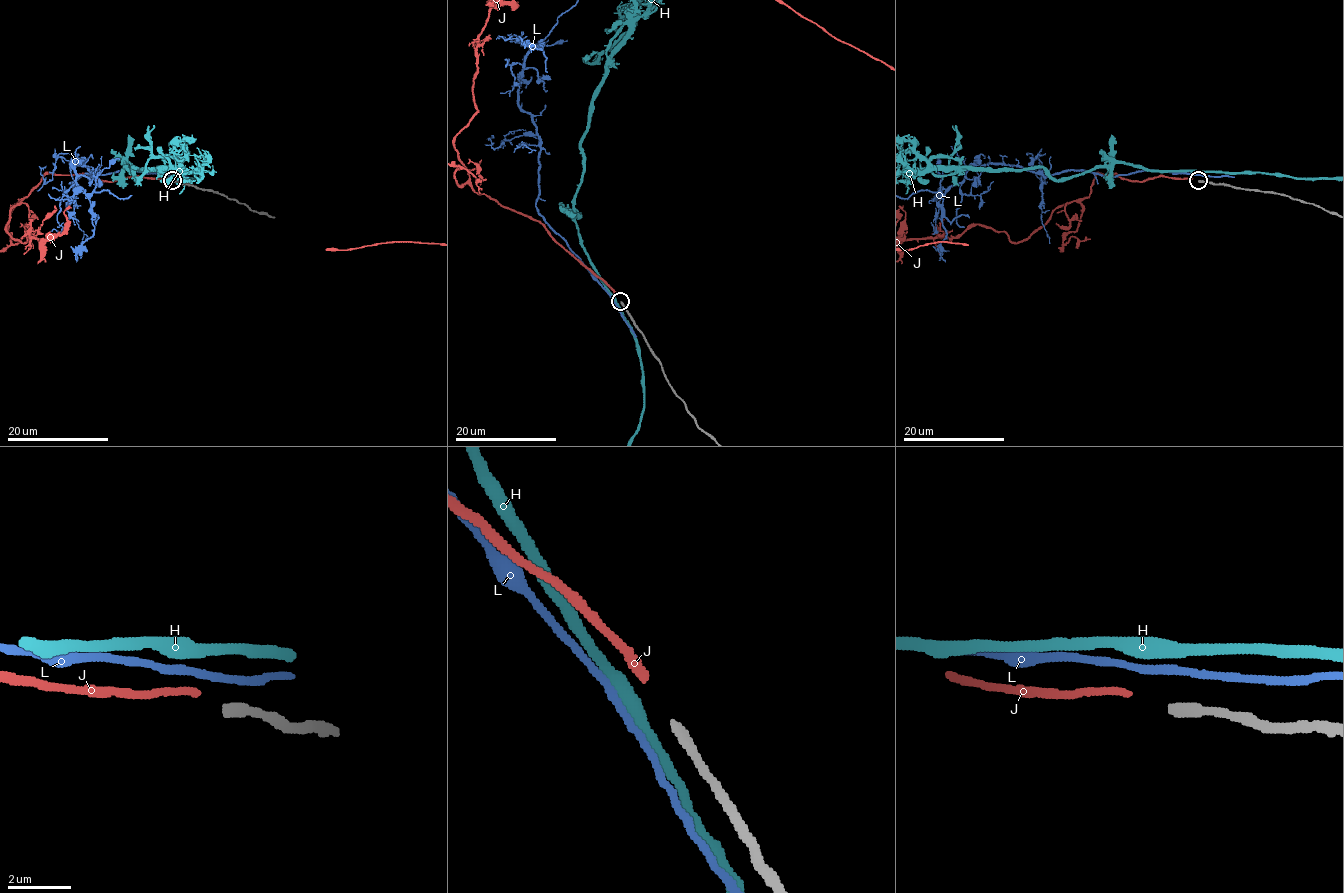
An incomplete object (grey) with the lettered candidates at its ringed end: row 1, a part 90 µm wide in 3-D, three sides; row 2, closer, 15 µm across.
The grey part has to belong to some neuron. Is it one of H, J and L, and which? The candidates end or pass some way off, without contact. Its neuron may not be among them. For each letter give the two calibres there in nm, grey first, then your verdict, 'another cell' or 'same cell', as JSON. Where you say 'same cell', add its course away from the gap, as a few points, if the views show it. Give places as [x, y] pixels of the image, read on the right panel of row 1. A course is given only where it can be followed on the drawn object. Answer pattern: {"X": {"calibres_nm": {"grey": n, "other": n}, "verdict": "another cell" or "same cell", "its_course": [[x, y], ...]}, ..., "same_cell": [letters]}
{"H": {"calibres_nm": {"grey": 320, "other": 400}, "verdict": "another cell"}, "J": {"calibres_nm": {"grey": 320, "other": 240}, "verdict": "same cell"}, "L": {"calibres_nm": {"grey": 320, "other": 240}, "verdict": "another cell"}, "same_cell": ["J"]}

